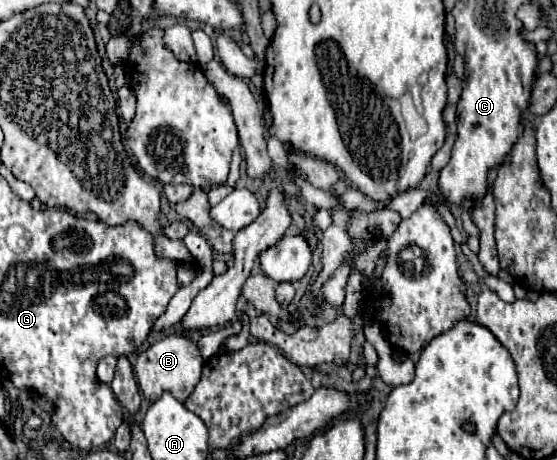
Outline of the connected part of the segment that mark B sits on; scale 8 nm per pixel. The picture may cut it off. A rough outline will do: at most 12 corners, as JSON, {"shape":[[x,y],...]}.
{"shape":[[182,334],[138,356],[146,400],[168,390],[184,402],[200,380],[198,346]]}

